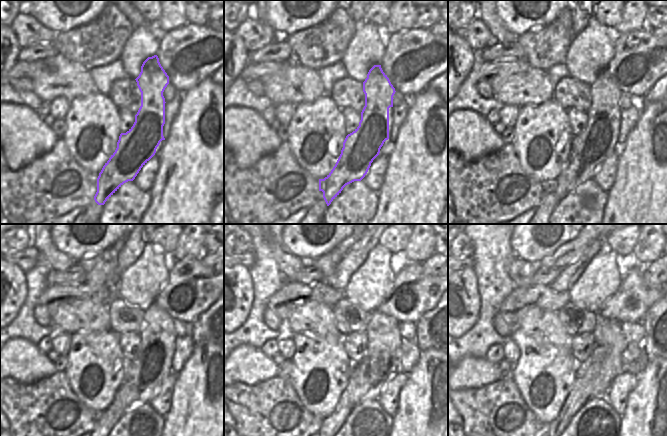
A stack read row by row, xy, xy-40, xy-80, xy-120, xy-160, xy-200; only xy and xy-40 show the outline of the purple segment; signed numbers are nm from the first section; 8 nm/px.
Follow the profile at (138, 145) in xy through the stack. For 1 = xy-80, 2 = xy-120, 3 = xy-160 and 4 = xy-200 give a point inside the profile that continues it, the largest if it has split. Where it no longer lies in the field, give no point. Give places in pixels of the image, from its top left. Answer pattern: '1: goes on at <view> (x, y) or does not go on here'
1: goes on at xy-80 (605, 95)
2: goes on at xy-120 (156, 321)
3: goes on at xy-160 (380, 325)
4: goes on at xy-200 (600, 354)

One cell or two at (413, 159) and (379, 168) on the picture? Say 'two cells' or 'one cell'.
two cells

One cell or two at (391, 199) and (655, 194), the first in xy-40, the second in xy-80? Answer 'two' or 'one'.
one

